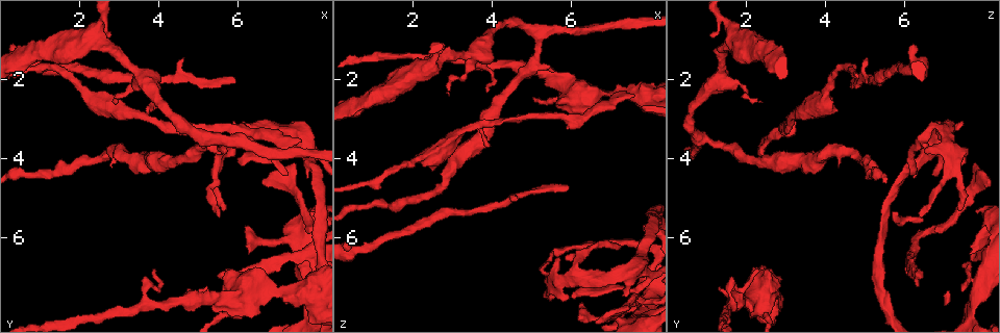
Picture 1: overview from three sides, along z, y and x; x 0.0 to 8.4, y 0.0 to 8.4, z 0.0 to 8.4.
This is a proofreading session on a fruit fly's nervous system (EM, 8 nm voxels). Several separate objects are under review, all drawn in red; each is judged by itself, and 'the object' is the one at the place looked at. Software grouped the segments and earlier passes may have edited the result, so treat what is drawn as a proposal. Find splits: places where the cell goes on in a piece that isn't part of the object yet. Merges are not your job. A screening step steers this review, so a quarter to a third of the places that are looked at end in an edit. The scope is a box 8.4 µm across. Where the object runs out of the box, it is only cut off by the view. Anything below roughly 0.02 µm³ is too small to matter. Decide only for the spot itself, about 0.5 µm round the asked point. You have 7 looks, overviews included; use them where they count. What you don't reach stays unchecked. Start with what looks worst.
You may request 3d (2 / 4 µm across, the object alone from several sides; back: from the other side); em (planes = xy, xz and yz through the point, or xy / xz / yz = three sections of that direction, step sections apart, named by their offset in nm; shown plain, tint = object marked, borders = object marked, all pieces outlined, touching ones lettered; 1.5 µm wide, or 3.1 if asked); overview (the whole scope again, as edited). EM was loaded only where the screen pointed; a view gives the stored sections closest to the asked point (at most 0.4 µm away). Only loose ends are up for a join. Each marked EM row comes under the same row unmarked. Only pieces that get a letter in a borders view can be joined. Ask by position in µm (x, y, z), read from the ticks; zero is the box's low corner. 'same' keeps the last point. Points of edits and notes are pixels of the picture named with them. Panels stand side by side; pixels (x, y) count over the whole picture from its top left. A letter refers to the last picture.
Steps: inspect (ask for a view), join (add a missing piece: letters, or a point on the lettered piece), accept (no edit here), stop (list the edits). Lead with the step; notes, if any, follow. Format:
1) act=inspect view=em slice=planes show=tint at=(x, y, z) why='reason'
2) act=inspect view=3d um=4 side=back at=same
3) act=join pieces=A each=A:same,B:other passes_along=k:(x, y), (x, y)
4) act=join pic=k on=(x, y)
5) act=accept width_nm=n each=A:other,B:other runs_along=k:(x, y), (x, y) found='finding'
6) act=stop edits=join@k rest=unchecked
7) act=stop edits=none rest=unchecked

act=inspect view=em slice=xz step=4 show=tint at=(5.75, 3.80, 6.50) why='an open end'

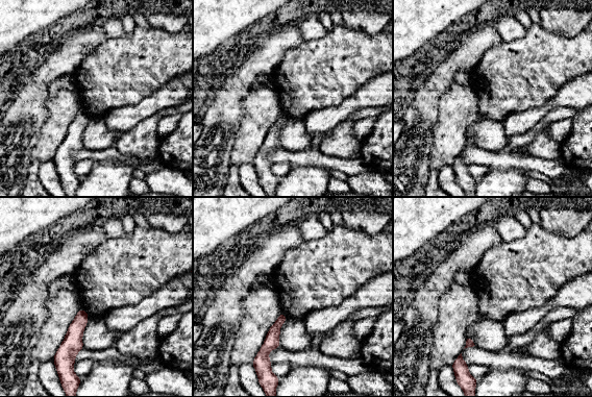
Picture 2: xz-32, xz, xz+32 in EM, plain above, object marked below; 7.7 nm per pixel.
act=inspect view=em slice=planes show=borders at=same

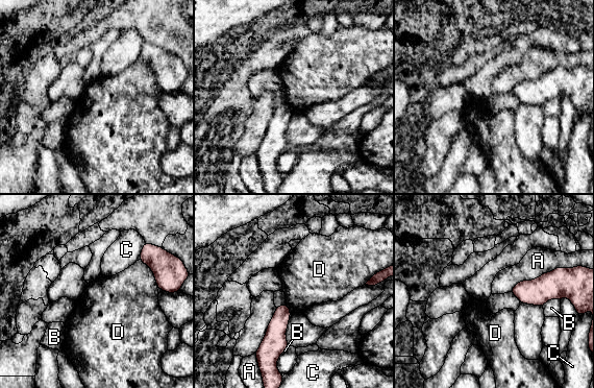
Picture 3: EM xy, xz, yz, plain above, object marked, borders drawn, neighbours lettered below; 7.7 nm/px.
act=accept each=A:other,B:other,C:other,D:other border=3:(139, 260), (151, 270), (158, 288) found='none of them fits'

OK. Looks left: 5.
act=inspect view=3d um=2 side=back at=(7.55, 3.60, 2.45) why='branch stops here'

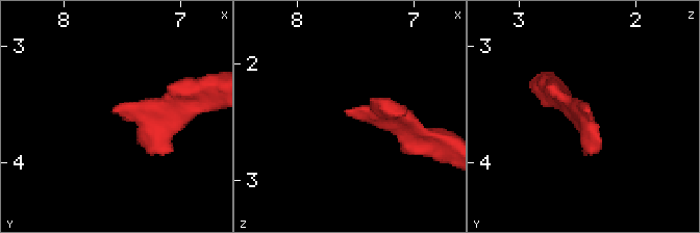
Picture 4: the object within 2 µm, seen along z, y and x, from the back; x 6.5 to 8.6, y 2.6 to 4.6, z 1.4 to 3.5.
act=inspect view=em slice=xz step=4 show=borders at=(7.56, 3.58, 2.42) why='shape alone is not enough'

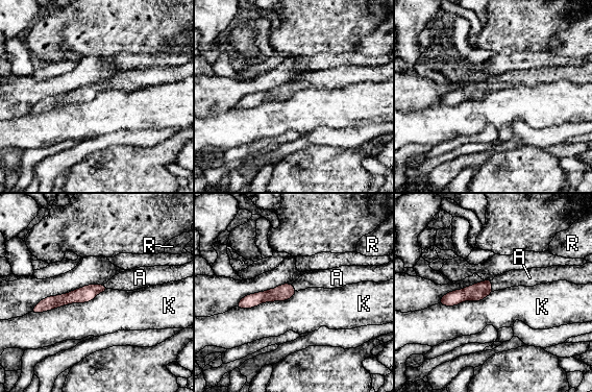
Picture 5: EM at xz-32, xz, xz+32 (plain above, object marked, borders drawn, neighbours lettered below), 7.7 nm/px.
act=inspect view=em slice=planes show=borders at=same

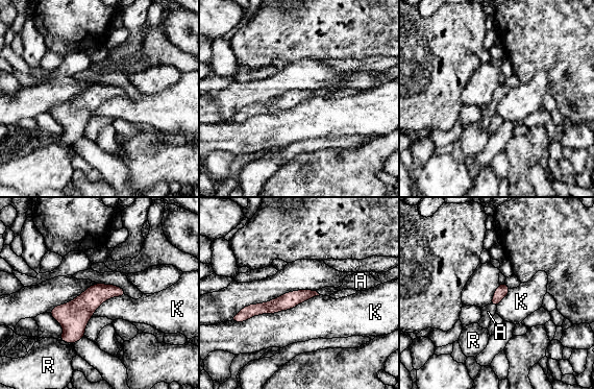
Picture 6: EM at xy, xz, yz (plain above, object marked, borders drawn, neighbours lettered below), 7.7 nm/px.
act=join pieces=A width_nm=90 each=A:same,K:other,R:other passes_along=6:(502, 290), (493, 305), (488, 312) found='it goes on there'

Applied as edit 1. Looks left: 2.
act=stop edits=join@6 rest=unchecked

